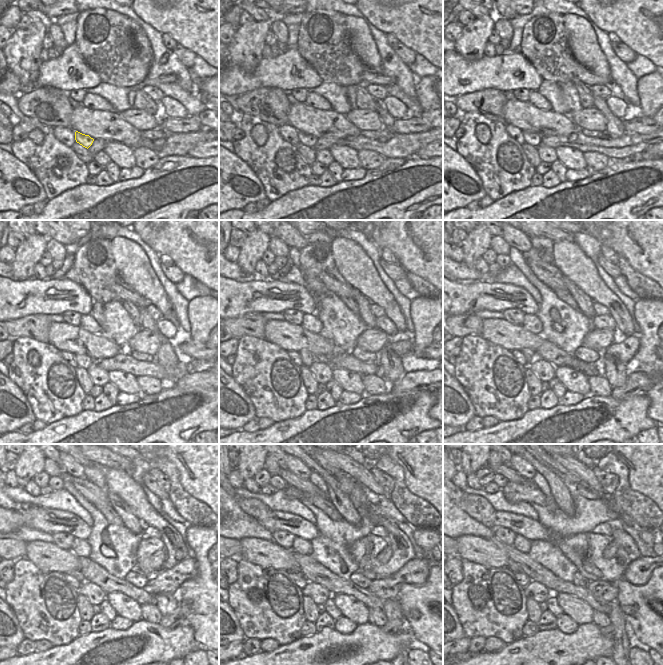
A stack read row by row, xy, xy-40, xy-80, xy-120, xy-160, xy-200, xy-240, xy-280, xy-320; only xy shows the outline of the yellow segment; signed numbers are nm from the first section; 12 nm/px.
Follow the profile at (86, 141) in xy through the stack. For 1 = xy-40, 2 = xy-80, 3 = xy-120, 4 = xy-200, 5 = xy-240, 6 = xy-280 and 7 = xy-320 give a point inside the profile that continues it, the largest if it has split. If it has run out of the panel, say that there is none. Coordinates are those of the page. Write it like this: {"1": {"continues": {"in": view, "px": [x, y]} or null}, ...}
{"1": {"continues": {"in": "xy-40", "px": [309, 140]}}, "2": {"continues": {"in": "xy-80", "px": [533, 139]}}, "3": {"continues": {"in": "xy-120", "px": [84, 361]}}, "4": {"continues": {"in": "xy-200", "px": [529, 354]}}, "5": {"continues": {"in": "xy-240", "px": [78, 575]}}, "6": {"continues": {"in": "xy-280", "px": [297, 571]}}, "7": {"continues": {"in": "xy-320", "px": [514, 567]}}}

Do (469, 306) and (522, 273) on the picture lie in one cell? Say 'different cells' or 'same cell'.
different cells

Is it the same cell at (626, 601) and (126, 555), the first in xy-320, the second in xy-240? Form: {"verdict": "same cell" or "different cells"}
{"verdict": "different cells"}

